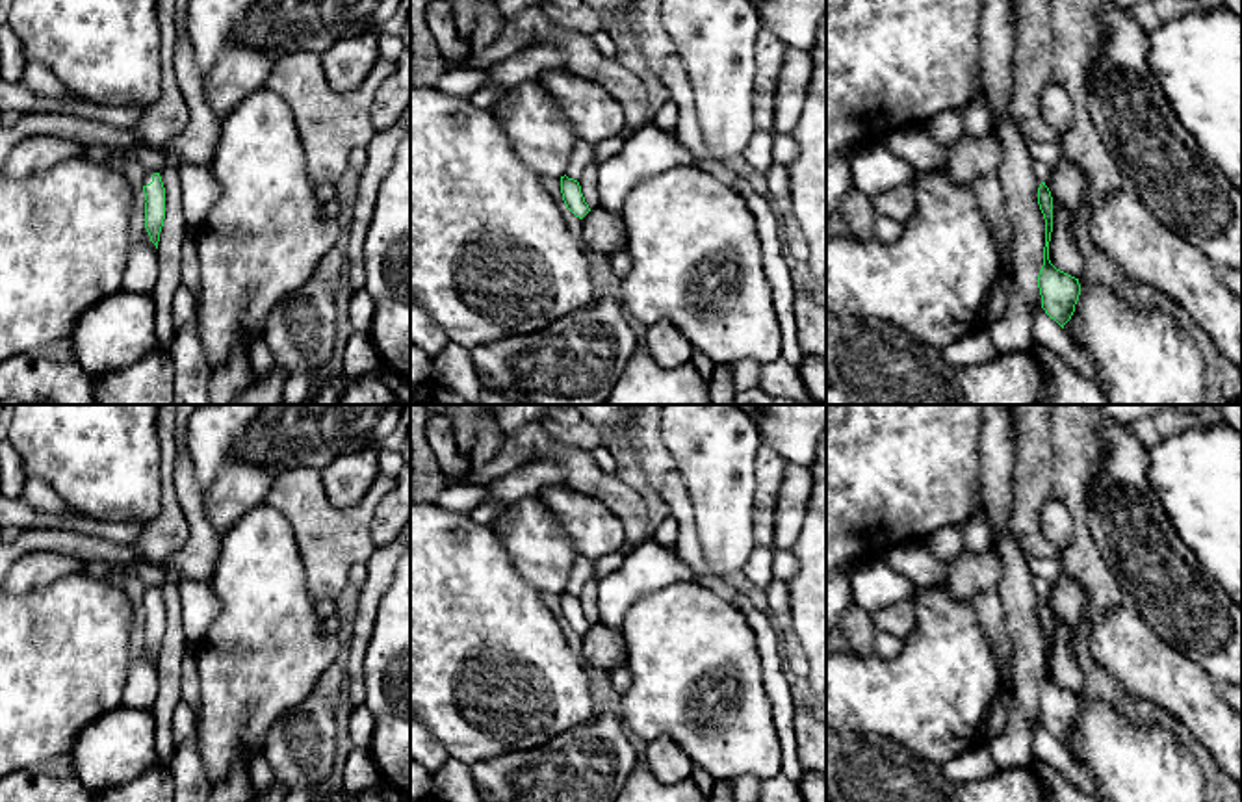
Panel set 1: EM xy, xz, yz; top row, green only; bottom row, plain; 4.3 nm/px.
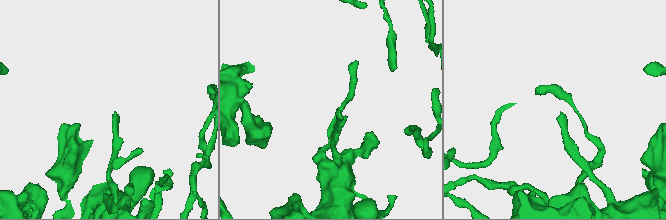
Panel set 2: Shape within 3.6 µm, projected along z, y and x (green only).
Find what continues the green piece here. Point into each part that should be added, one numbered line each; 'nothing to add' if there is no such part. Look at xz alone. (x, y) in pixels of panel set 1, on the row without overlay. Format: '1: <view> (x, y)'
nothing to add

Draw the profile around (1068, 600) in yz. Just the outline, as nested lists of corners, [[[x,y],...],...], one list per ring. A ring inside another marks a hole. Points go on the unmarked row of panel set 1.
[[[1060,576],[1053,581],[1045,602],[1053,613],[1049,676],[1056,685],[1080,694],[1084,691],[1084,676],[1071,648],[1071,639],[1092,613],[1088,592],[1079,581]]]

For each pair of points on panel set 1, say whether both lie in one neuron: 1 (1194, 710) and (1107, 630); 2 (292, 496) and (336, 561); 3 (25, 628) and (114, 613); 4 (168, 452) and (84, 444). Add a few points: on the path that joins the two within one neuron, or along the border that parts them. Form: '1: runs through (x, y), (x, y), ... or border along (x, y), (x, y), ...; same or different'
1: runs through (1177, 685), (1131, 641); same
2: runs through (309, 513), (331, 539), (331, 544); same
3: runs through (47, 628), (78, 628), (91, 619); same
4: border along (156, 424), (162, 494); different

